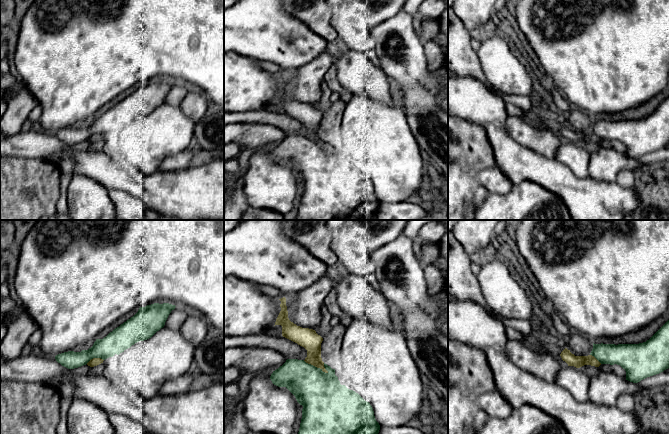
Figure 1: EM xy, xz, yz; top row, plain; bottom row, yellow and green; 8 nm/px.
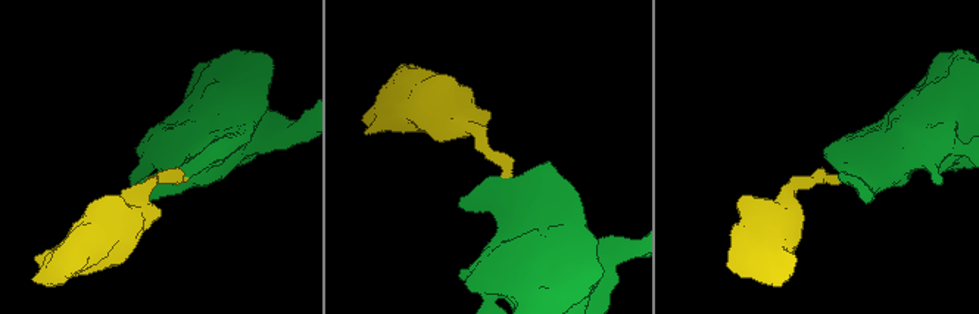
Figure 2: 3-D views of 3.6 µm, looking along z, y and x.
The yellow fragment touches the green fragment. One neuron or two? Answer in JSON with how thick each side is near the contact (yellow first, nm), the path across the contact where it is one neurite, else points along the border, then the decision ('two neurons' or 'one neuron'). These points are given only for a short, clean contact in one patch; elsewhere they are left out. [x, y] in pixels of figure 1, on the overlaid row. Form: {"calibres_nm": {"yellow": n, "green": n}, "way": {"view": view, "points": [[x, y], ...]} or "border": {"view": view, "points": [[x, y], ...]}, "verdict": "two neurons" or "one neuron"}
{"calibres_nm": {"yellow": 160, "green": 360}, "border": {"view": "xz", "points": [[303, 360], [328, 372]]}, "verdict": "two neurons"}

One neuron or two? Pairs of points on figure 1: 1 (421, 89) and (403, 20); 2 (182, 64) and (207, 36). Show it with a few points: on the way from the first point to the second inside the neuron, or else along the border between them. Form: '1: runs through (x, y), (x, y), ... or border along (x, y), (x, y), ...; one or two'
1: runs through (409, 72), (406, 66), (406, 46), (403, 37); one
2: runs through (189, 57), (199, 47), (200, 43); one

